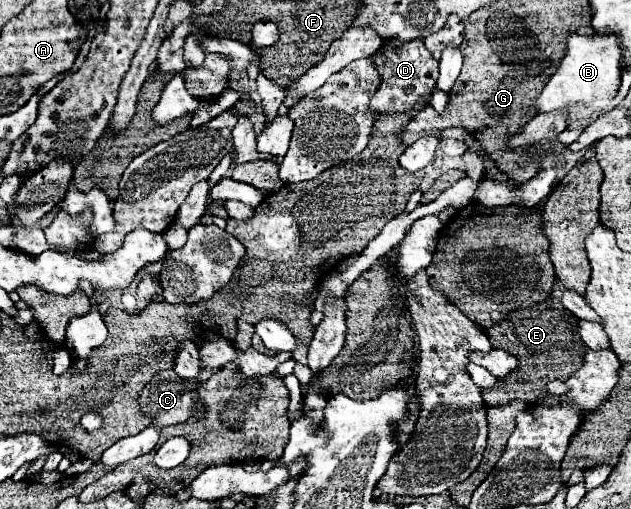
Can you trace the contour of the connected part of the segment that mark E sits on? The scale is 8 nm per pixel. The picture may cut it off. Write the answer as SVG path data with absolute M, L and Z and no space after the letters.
M549 297L535 307L513 311L503 323L495 323L495 327L487 331L487 337L493 347L507 351L519 361L517 369L513 369L503 379L503 383L481 389L481 397L487 407L507 405L517 399L529 405L537 403L547 395L547 383L567 381L583 365L581 361L587 351L587 345L579 339L577 333L577 317L571 315L571 311L567 311L557 297Z

